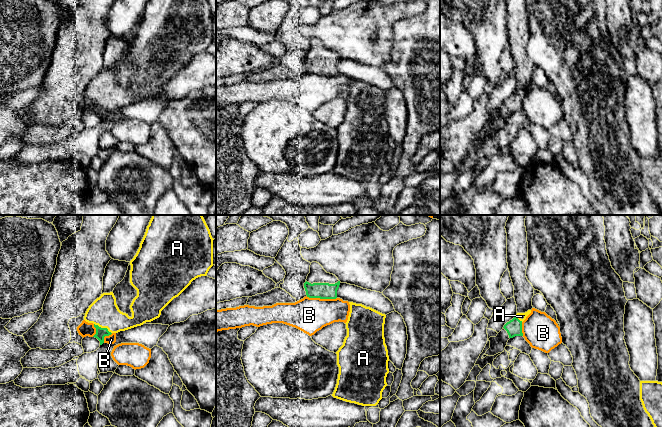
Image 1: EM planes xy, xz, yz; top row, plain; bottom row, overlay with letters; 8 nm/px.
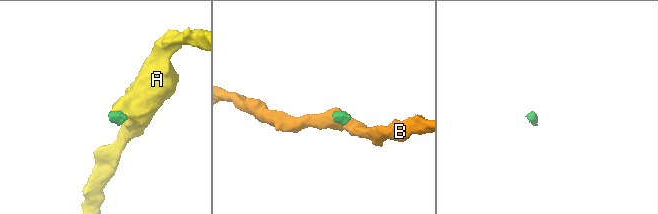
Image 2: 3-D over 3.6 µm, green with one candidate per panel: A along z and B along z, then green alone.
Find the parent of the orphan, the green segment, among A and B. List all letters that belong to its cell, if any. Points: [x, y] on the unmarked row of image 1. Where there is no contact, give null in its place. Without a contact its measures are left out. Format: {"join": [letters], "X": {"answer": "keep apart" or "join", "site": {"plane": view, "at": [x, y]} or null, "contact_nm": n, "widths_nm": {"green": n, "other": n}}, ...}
{"join": ["A"], "A": {"answer": "join", "site": {"plane": "xy", "at": [103, 104]}, "contact_nm": 170, "widths_nm": {"green": 80, "other": 240}}, "B": {"answer": "keep apart", "site": {"plane": "xz", "at": [321, 74]}, "contact_nm": 240, "widths_nm": {"green": 130, "other": 280}}}

